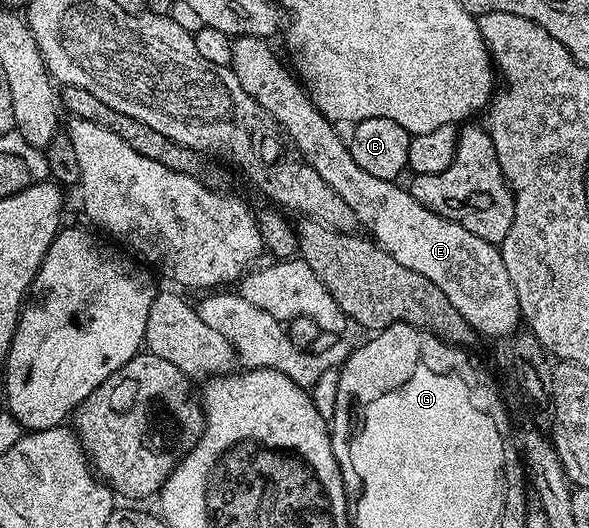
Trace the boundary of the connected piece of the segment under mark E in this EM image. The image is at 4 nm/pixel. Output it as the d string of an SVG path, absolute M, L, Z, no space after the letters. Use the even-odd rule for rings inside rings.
M240 36L232 38L232 42L231 68L239 83L243 83L243 91L281 124L305 161L311 163L323 181L351 207L358 224L365 227L364 232L385 249L395 263L403 263L403 267L419 271L423 279L431 279L431 283L451 299L451 307L455 307L478 334L486 333L489 339L510 336L523 318L511 275L507 275L507 267L503 267L500 248L467 231L467 227L423 207L408 188L401 186L400 189L396 180L375 178L363 171L351 157L346 138L341 138L333 130L336 129L334 122L313 106L305 85L285 70L266 38Z

